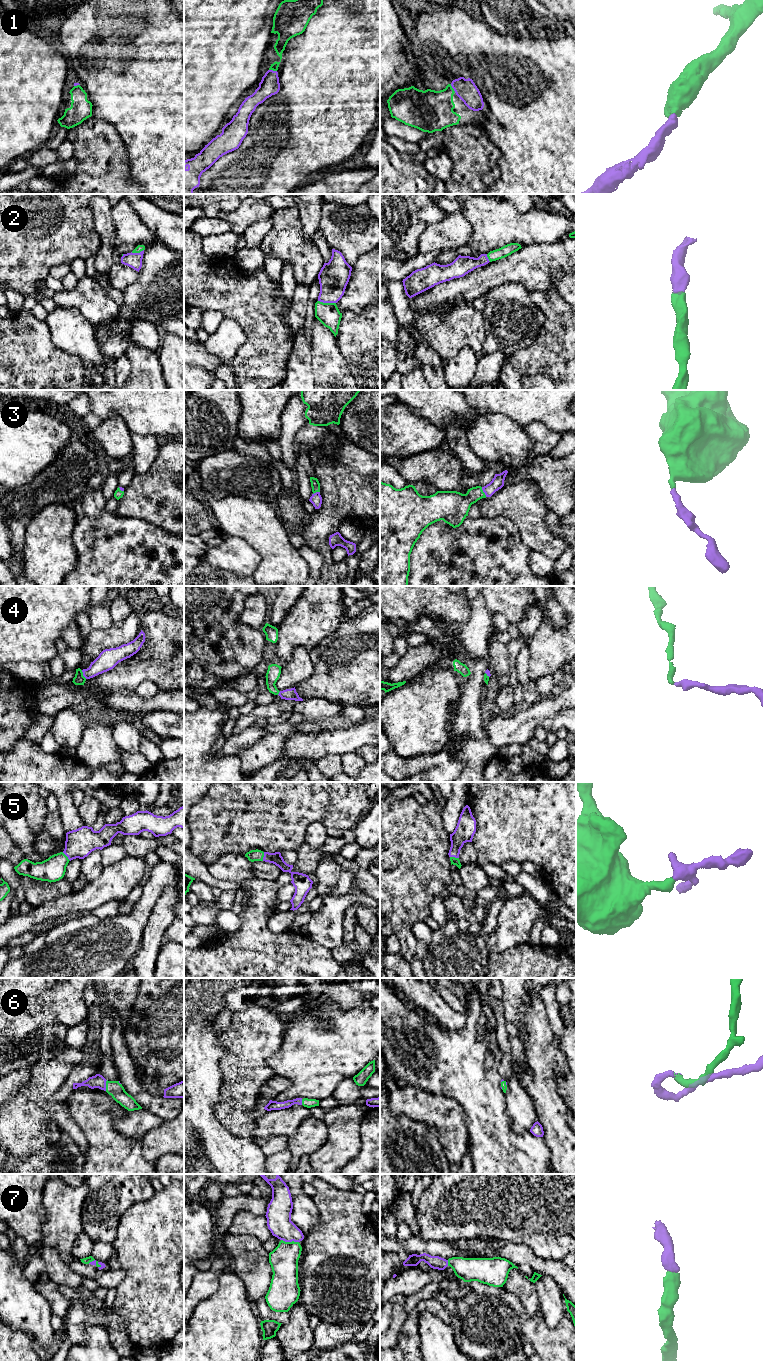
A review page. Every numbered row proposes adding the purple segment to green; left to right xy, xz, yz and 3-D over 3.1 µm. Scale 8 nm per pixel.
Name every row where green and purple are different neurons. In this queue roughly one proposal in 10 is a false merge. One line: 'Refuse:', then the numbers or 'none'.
Refuse: none

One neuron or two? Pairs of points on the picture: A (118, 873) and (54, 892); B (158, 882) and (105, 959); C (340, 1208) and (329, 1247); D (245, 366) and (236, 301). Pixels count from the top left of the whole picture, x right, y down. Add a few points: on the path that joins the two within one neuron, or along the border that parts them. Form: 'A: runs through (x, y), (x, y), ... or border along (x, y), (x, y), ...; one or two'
A: border along (70, 892), (48, 901); two
B: runs through (147, 901), (136, 920), (116, 940); one
C: runs through (340, 1218), (338, 1237); one
D: runs through (253, 350), (252, 317); one

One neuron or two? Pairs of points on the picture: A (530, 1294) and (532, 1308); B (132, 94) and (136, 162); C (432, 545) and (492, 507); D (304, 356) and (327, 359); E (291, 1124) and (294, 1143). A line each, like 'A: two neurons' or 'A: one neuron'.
A: one neuron
B: one neuron
C: two neurons
D: two neurons
E: two neurons

